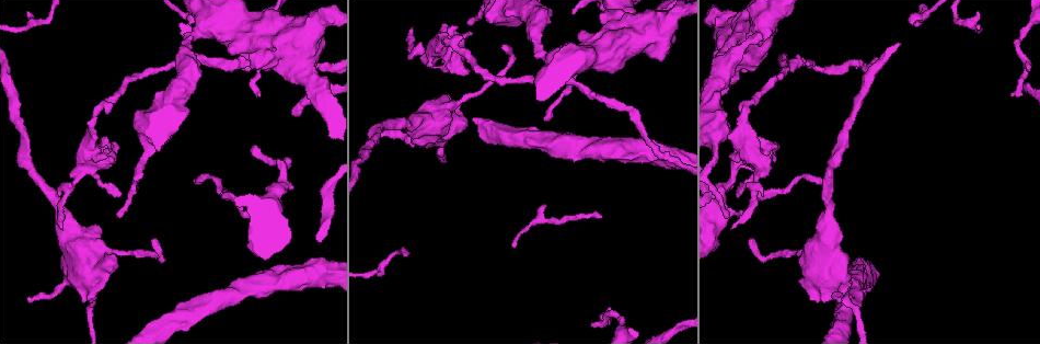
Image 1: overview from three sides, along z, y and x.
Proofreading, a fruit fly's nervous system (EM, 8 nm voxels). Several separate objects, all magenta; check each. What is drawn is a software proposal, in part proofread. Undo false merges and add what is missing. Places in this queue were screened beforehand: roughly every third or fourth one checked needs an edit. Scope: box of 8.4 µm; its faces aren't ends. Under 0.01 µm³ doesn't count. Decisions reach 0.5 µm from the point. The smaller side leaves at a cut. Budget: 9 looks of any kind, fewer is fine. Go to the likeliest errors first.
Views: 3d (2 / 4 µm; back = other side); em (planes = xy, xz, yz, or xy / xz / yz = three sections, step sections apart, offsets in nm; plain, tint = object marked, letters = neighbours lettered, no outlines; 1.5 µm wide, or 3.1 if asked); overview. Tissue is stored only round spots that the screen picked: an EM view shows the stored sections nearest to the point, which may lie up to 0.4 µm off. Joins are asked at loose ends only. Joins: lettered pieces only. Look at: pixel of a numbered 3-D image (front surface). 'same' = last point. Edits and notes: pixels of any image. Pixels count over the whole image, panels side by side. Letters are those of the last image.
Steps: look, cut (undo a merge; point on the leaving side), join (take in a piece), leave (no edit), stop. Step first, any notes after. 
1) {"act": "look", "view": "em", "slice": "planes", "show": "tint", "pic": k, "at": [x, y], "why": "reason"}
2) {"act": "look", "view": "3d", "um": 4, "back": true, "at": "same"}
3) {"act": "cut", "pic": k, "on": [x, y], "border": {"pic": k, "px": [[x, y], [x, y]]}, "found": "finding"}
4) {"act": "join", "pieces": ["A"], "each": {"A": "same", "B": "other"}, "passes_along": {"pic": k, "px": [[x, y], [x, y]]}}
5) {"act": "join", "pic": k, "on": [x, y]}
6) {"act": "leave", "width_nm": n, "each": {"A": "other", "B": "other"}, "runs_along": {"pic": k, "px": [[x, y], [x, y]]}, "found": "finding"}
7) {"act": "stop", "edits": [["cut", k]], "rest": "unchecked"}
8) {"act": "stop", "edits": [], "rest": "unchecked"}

{"act": "look", "view": "em", "slice": "xz", "step": 8, "show": "tint", "pic": 1, "at": [260, 55], "why": "sudden change in width"}

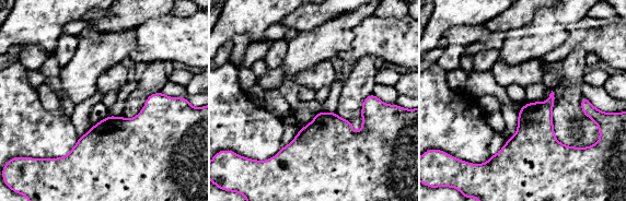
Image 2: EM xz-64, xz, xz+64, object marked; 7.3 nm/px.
{"act": "look", "view": "em", "slice": "planes", "show": "tint", "at": "same", "why": "cut it another way"}

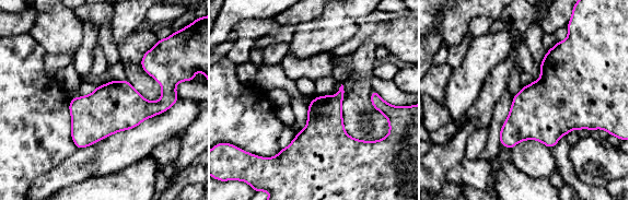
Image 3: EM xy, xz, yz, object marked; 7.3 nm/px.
{"act": "look", "view": "em", "slice": "planes", "show": "letters", "at": "same", "why": "what lies round it"}

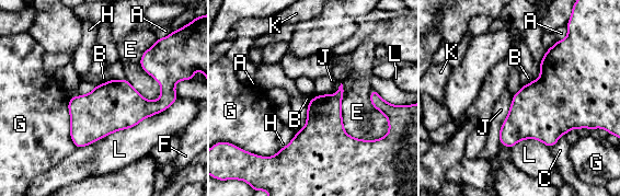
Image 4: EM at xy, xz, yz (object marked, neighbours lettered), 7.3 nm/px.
{"act": "leave", "width_nm": 300, "each": {"A": "other", "B": "other", "C": "other", "E": "other", "F": "other", "G": "other", "H": "other", "J": "other", "K": "other", "L": "other"}, "border": {"pic": 4, "px": [[565, 134], [562, 134], [551, 148]]}, "found": "one neuron here"}

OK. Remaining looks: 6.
{"act": "look", "view": "3d", "um": 2, "back": true, "pic": 1, "at": [841, 298], "why": "tapers out"}

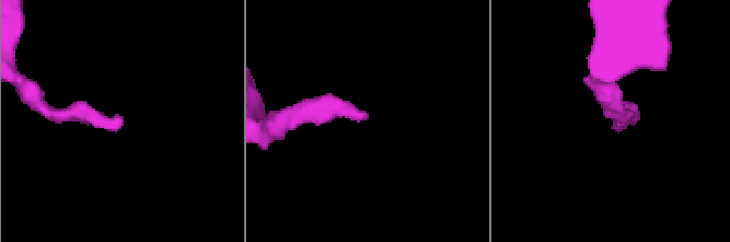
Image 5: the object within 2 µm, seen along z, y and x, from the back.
{"act": "look", "view": "em", "slice": "planes", "show": "letters", "pic": 5, "at": [365, 113]}

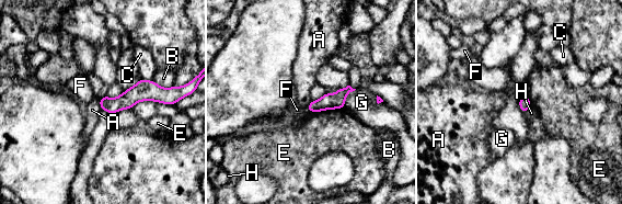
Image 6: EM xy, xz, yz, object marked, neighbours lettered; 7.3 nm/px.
{"act": "leave", "longest_contact_nm": ["G", 340], "each": {"A": "other", "B": "other", "C": "other", "E": "other", "F": "other", "G": "other", "H": "other"}, "border": {"pic": 6, "px": [[99, 99], [101, 109]]}, "found": "no lettered piece goes on from it"}

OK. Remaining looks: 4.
{"act": "look", "view": "3d", "um": 2, "pic": 1, "at": [607, 309], "why": "free end"}

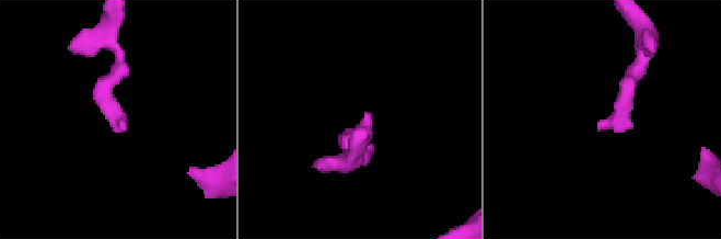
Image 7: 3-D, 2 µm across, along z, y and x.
{"act": "look", "view": "em", "slice": "planes", "show": "letters", "pic": 7, "at": [599, 128]}

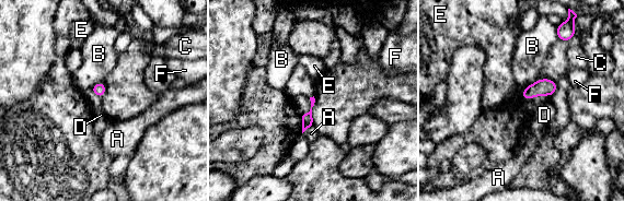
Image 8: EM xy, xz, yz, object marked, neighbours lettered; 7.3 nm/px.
{"act": "leave", "each": {"A": "other", "B": "other", "C": "other", "D": "other", "E": "other", "F": "other"}, "border": {"pic": 8, "px": [[103, 82], [97, 82], [90, 87]]}, "found": "no lettered piece goes on from it"}

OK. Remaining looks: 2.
{"act": "look", "view": "em", "slice": "planes", "show": "letters", "pic": 1, "at": [574, 14], "why": "an open end"}

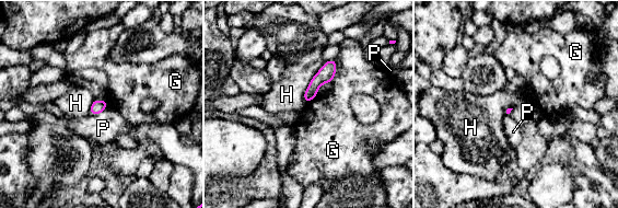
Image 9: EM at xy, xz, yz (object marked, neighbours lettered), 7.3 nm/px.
{"act": "leave", "each": {"G": "other", "H": "other", "P": "other"}, "runs_along": {"pic": 9, "px": [[333, 62], [315, 83], [307, 99]]}, "found": "none of them fits"}

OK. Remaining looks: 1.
{"act": "stop", "edits": [], "rest": "unchecked"}

